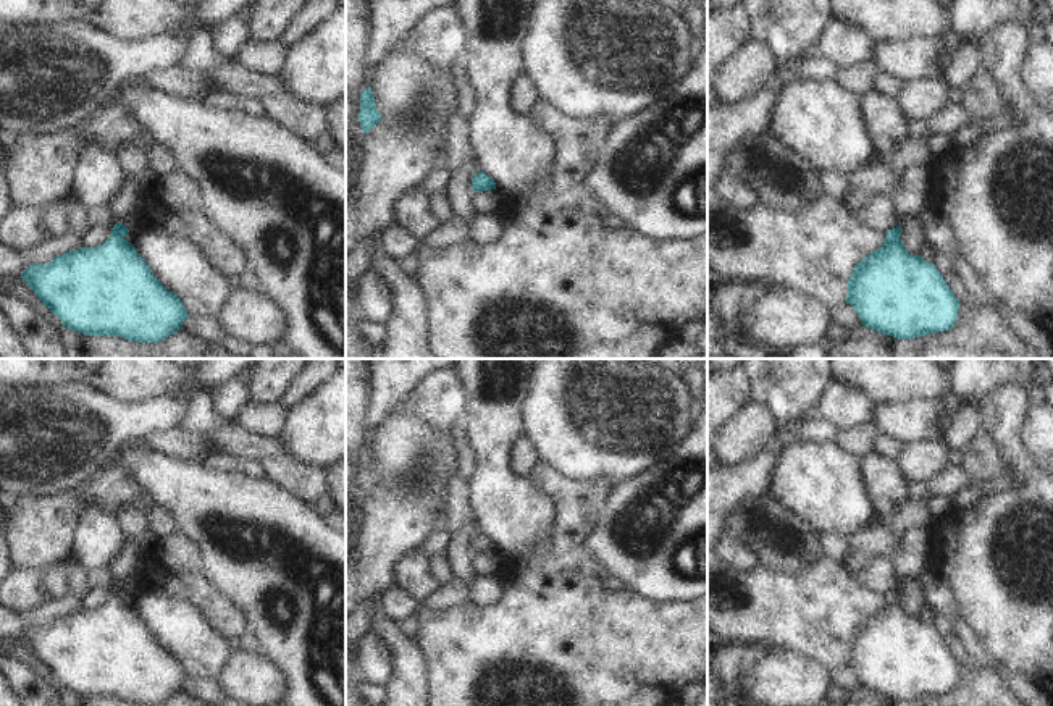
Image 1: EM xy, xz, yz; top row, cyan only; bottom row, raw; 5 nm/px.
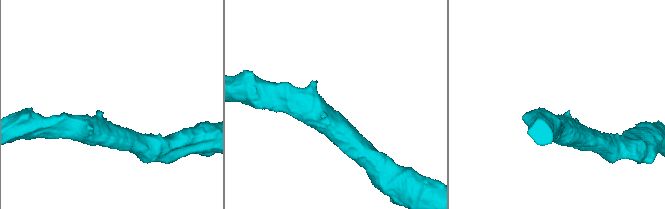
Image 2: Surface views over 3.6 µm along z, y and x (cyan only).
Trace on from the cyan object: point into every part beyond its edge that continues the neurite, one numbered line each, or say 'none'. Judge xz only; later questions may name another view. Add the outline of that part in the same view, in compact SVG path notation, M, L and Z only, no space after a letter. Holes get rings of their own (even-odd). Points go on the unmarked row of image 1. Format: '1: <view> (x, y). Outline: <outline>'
none.

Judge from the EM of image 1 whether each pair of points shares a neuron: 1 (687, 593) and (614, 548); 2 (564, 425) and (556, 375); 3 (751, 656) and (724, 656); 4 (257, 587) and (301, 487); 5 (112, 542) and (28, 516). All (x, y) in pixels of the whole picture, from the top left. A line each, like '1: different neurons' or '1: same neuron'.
1: same neuron
2: same neuron
3: same neuron
4: different neurons
5: different neurons

